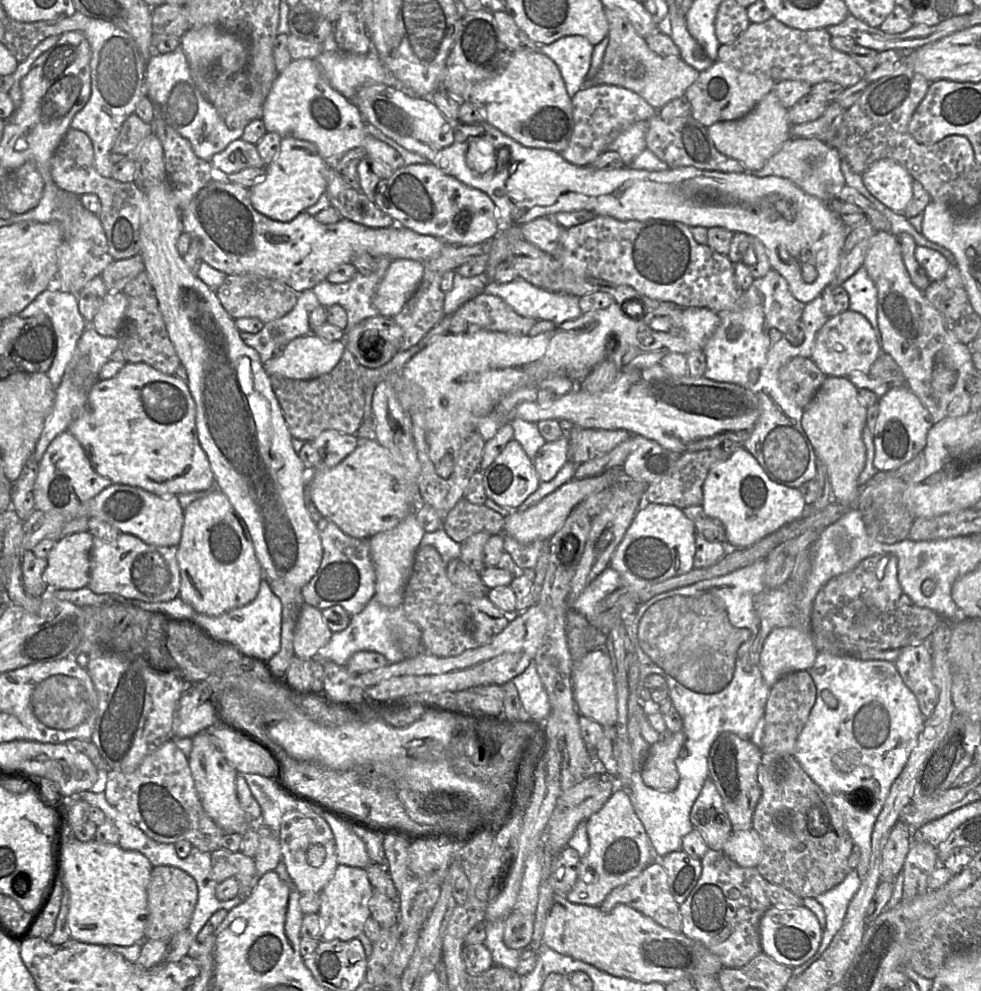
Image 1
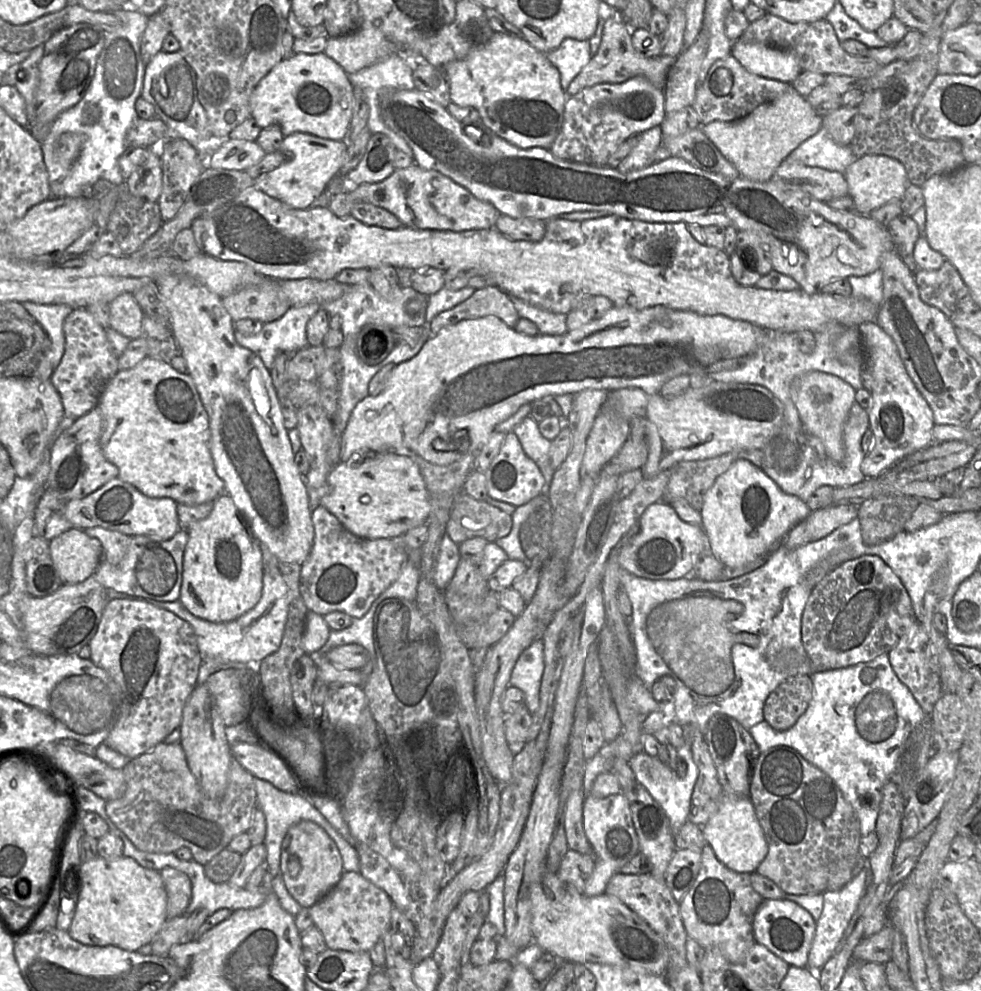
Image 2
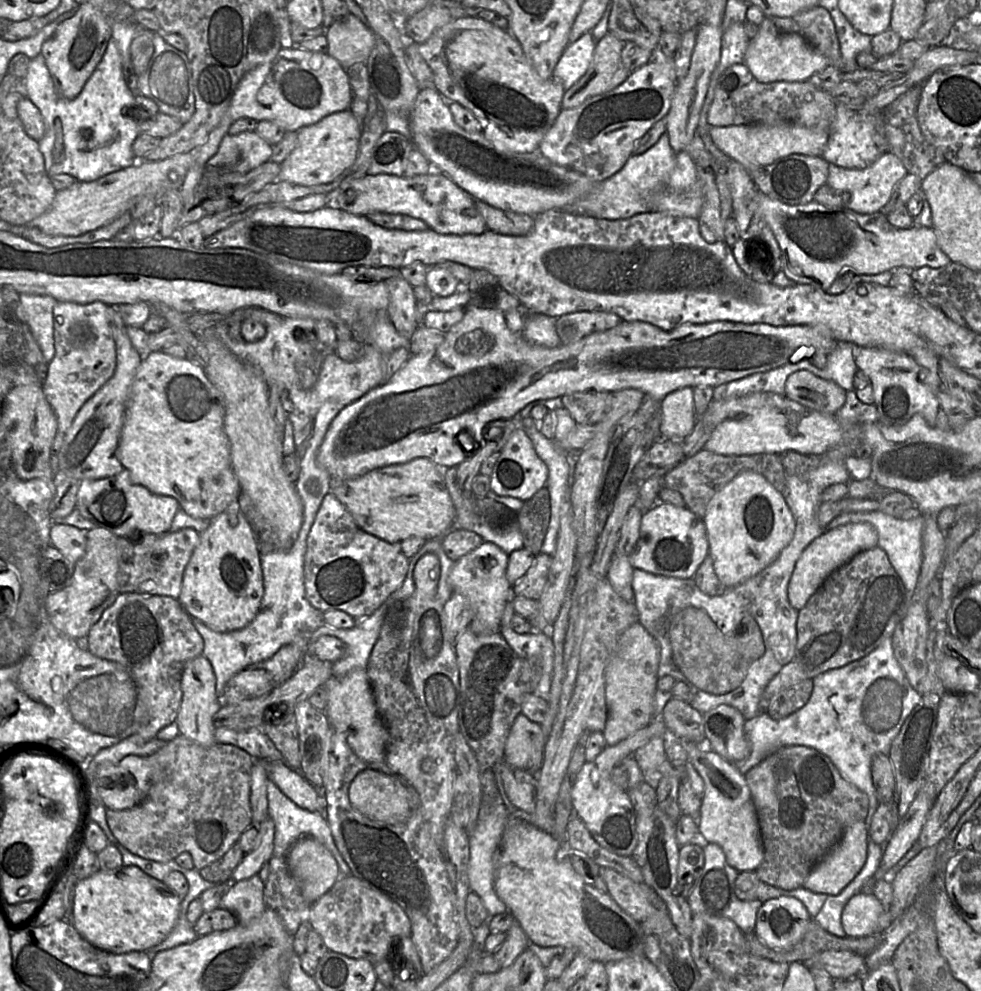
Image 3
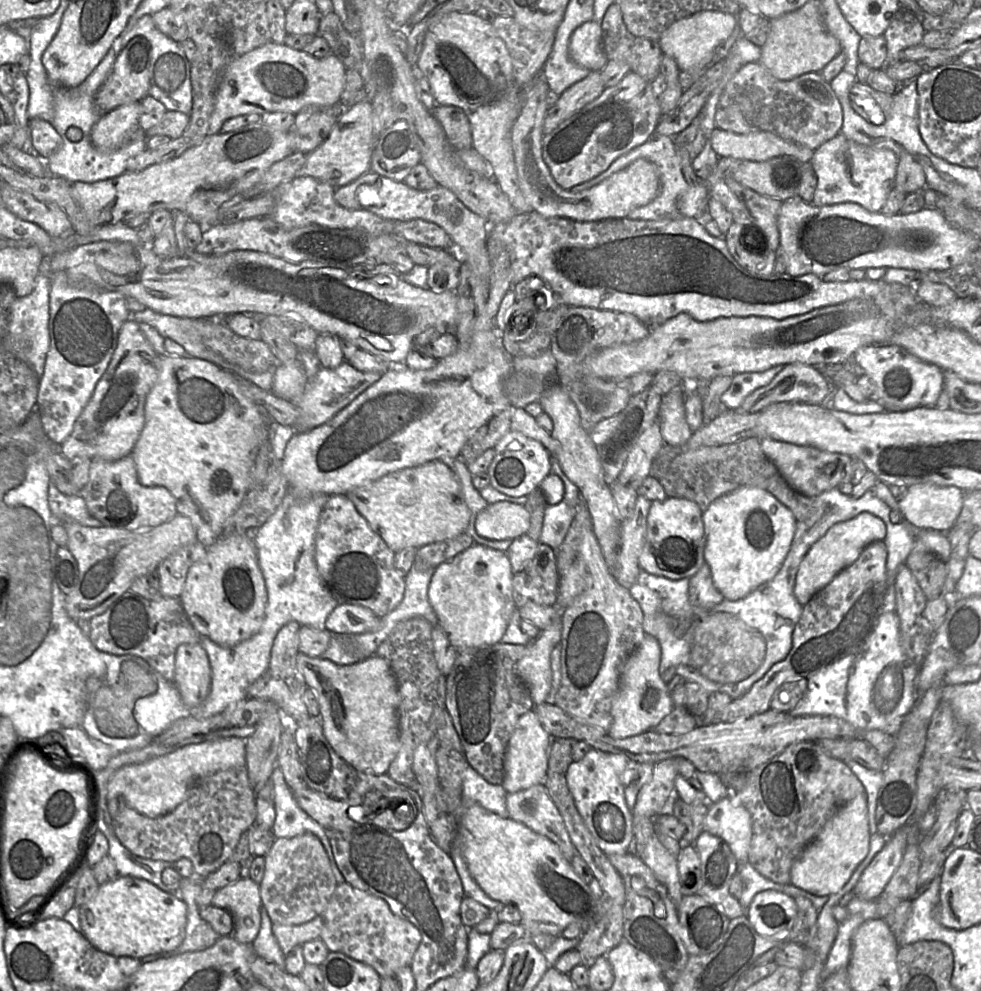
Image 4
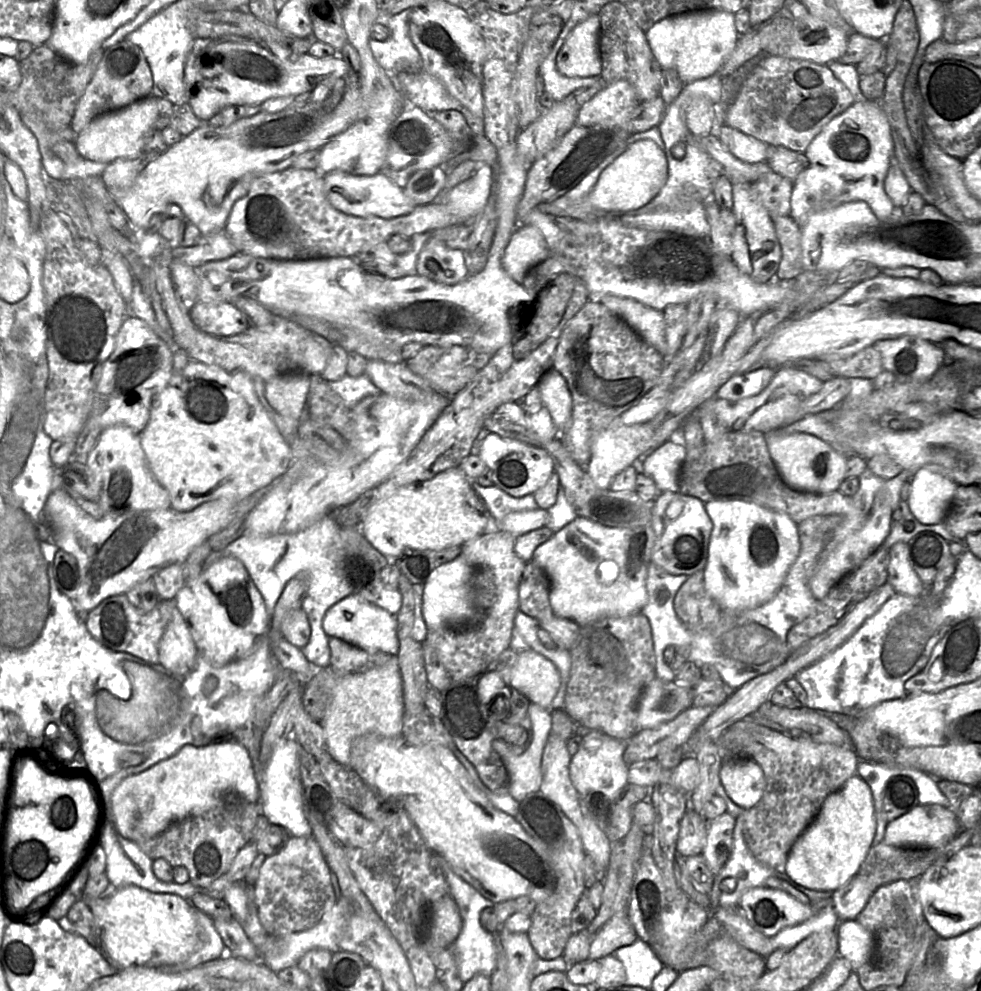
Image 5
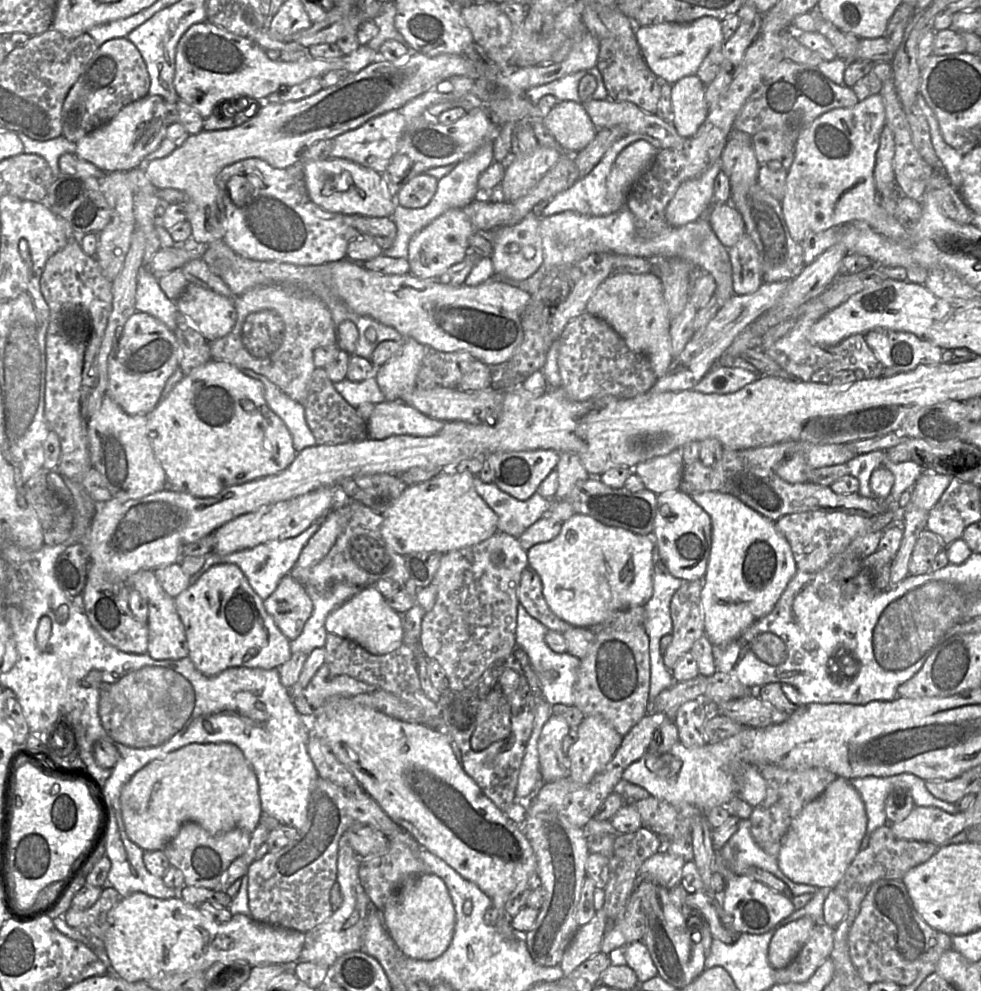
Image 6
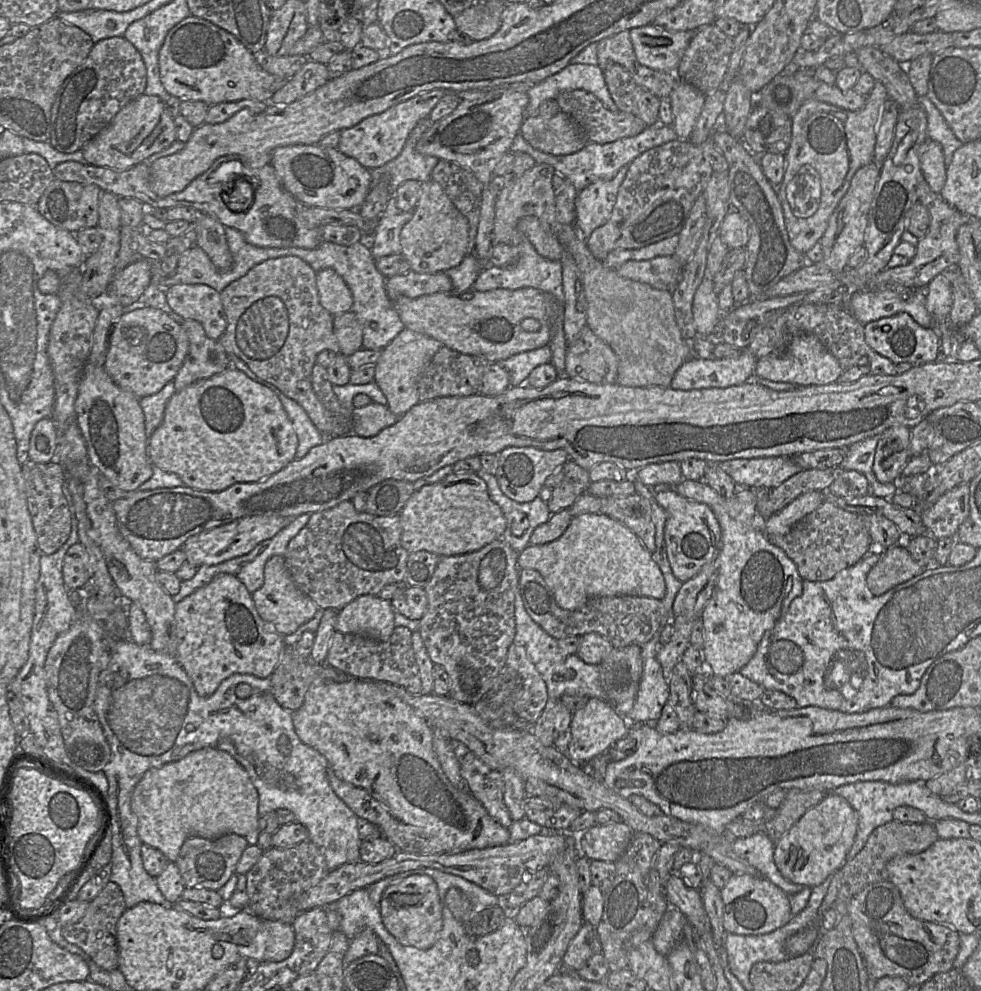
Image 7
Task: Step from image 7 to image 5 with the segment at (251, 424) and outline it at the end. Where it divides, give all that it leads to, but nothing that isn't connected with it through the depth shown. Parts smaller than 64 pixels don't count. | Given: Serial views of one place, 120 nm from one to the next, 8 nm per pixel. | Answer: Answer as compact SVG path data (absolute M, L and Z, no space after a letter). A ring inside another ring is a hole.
M191 359L184 369L172 374L164 389L155 396L149 421L139 436L152 474L169 492L171 508L179 512L191 511L205 502L219 498L236 501L247 499L258 491L267 489L272 485L285 474L294 460L290 444L282 437L277 425L260 403L255 392L254 382L249 375L243 372L228 371L218 365L208 365Z

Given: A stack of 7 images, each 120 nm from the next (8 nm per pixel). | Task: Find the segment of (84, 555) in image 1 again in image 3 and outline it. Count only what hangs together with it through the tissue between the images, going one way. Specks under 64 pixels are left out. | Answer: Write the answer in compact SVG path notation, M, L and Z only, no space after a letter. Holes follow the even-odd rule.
M52 524L50 530L51 545L57 548L74 564L86 553L87 530L81 530L67 524Z

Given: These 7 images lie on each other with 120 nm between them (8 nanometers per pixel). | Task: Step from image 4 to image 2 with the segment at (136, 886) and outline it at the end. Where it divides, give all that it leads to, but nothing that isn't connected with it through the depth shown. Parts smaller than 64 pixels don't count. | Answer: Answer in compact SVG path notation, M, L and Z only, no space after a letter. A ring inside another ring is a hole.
M96 856L80 866L81 890L75 914L68 930L76 941L89 946L113 945L128 951L137 951L160 931L168 920L166 913L167 895L159 871L144 868L130 857L105 859Z

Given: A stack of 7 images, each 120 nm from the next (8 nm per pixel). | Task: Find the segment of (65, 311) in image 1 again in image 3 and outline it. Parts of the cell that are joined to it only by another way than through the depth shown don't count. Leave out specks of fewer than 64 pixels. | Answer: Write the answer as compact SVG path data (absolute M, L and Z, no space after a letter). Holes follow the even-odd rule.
M19 294L25 321L49 364L55 356L53 309L57 301L49 295Z

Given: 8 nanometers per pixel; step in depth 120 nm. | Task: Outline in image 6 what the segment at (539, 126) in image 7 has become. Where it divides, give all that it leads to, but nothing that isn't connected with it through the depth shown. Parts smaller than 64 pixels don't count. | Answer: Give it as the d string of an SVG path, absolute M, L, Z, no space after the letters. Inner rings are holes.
M558 101L549 111L543 114L543 123L556 140L558 148L563 152L573 154L589 145L598 132L584 106L573 101Z

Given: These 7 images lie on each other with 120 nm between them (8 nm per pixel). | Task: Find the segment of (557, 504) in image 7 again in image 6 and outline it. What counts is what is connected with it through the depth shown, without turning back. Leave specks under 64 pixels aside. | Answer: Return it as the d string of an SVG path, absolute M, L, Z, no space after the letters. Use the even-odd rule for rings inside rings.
M561 452L556 469L558 472L558 487L554 501L565 500L578 481L590 477L580 457L573 452Z

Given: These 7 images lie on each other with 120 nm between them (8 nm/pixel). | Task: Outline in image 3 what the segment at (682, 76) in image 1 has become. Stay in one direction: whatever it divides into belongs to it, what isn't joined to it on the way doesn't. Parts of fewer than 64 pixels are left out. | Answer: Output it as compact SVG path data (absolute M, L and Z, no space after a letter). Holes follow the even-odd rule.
M607 32L596 42L592 62L586 73L564 92L561 107L570 109L586 99L608 92L630 75L621 60L624 42Z

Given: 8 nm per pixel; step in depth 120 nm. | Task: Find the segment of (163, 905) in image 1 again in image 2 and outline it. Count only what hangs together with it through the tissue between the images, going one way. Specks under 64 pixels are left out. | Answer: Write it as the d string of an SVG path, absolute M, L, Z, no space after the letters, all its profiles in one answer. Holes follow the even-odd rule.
M171 867L159 871L166 895L167 918L183 915L192 897L192 883L187 874Z

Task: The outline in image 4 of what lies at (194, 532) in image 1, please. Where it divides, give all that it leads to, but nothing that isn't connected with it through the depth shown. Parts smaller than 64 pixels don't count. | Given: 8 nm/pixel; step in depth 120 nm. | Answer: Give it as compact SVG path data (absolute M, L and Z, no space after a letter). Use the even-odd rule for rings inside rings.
M232 533L229 535L220 536L211 546L206 549L206 556L201 561L193 564L187 574L183 591L179 596L179 601L193 627L197 630L200 636L208 637L216 644L224 647L233 647L238 643L252 637L262 626L264 621L266 606L267 606L267 591L265 581L260 570L257 552L253 541L252 533Z

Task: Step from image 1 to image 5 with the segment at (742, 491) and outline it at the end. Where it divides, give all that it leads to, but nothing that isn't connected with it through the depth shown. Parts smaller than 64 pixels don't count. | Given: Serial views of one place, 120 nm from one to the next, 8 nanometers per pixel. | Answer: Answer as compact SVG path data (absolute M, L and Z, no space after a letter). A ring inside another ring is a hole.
M730 500L704 503L712 522L704 584L723 613L741 613L770 601L800 551L797 524L785 513L755 503Z

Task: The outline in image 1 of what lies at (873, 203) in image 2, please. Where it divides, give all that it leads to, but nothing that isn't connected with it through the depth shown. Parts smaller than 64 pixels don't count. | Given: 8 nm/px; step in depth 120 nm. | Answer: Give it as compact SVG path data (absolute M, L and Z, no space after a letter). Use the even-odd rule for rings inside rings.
M894 160L873 163L861 177L868 192L895 212L903 213L913 197L914 179Z

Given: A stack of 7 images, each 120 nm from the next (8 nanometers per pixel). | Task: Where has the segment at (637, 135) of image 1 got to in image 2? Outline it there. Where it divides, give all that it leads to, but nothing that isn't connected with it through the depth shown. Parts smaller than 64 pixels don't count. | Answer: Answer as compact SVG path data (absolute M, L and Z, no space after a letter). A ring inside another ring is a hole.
M660 126L650 128L639 134L635 146L616 167L620 172L639 170L652 164L652 156L663 142Z

